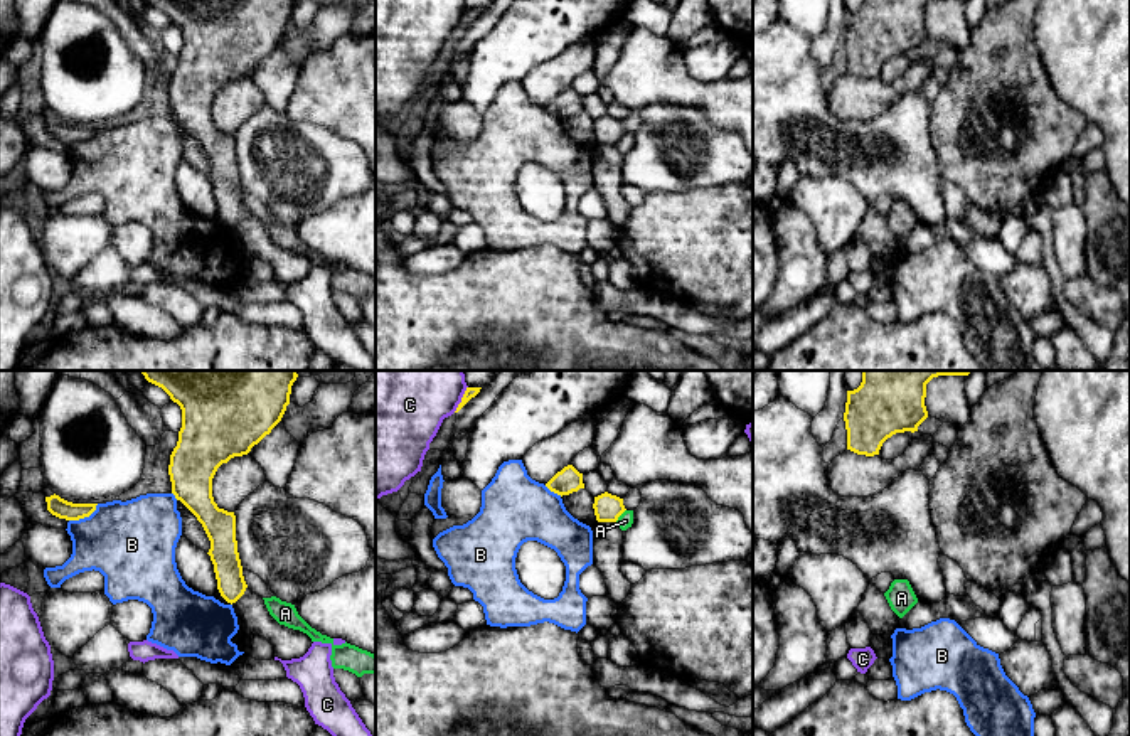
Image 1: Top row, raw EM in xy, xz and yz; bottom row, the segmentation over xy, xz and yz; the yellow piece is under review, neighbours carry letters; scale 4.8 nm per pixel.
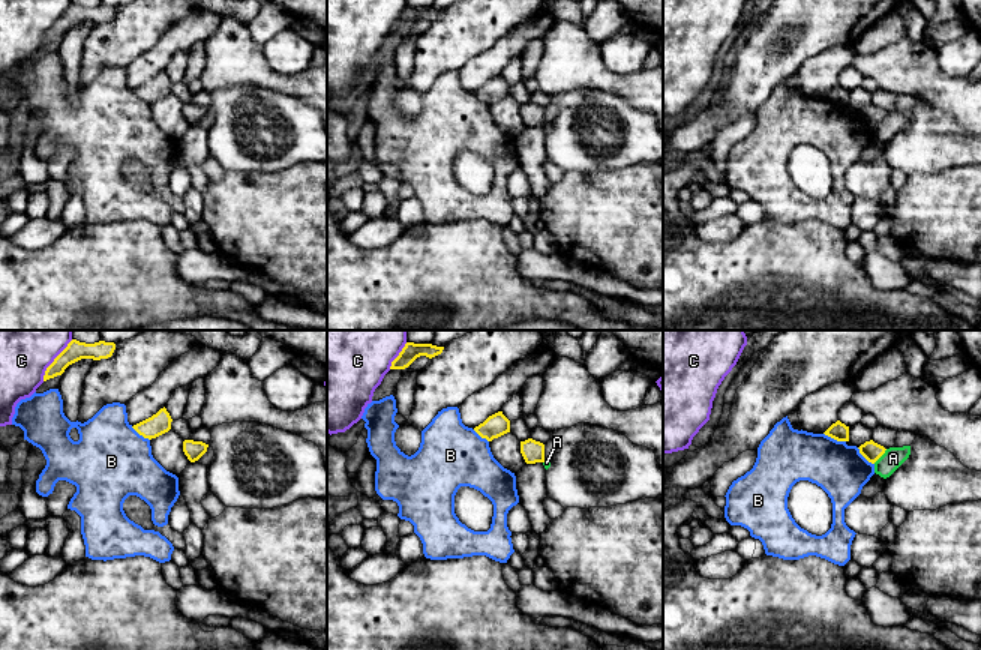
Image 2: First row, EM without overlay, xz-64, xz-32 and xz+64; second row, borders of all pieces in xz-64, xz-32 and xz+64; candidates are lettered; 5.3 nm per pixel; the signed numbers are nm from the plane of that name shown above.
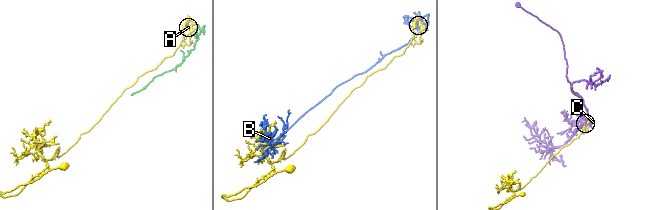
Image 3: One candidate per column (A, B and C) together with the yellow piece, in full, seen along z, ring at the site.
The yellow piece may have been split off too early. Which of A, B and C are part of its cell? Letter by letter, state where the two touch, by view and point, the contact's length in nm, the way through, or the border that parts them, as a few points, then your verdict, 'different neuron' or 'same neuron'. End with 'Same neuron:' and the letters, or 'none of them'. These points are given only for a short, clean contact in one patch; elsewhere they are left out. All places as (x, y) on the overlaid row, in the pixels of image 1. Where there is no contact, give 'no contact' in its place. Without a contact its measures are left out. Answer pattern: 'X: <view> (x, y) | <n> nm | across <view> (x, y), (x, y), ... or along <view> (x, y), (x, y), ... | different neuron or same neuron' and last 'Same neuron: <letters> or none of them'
A: xz (620, 514) | 80 nm | along xz (625, 509), (615, 521) | different neuron
B: xy (85, 516) | 170 nm | different neuron
C: xz (462, 400) | 140 nm | different neuron
Same neuron: none of them

